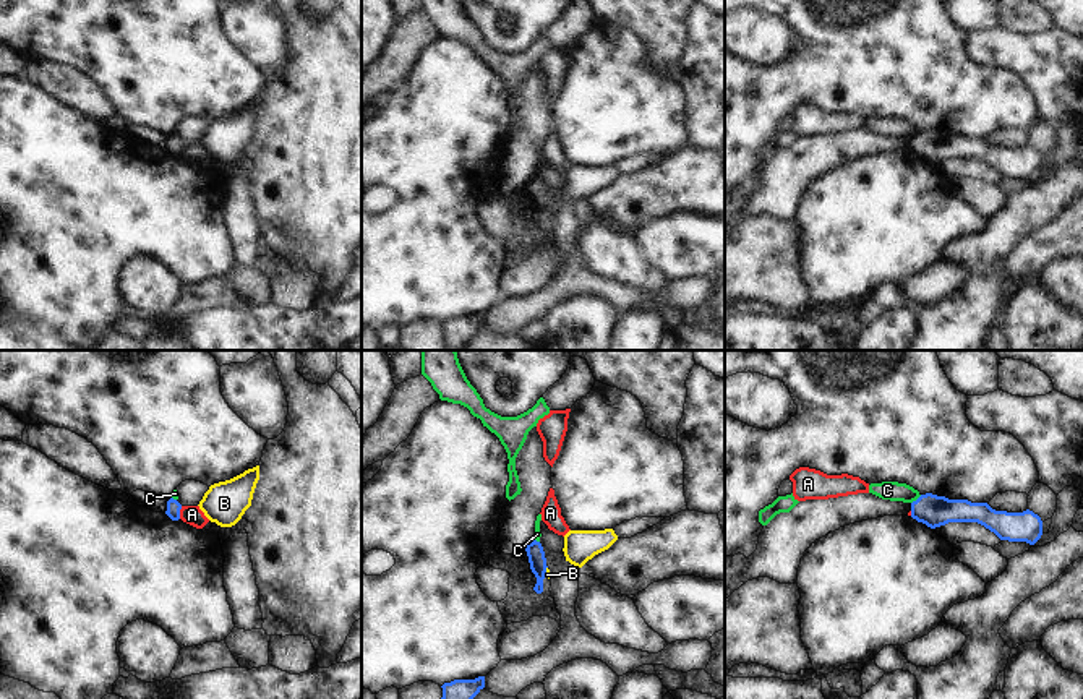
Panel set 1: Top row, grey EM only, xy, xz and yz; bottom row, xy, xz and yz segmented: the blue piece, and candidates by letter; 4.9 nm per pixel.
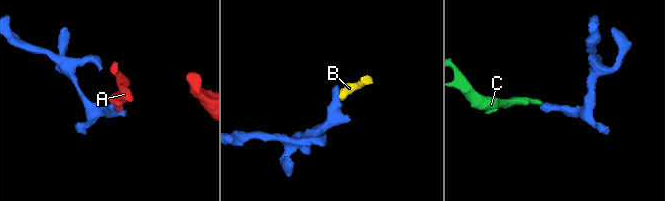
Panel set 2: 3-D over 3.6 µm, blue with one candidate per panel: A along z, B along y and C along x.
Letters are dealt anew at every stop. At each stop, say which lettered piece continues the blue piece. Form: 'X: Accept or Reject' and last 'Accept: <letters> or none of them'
A: Reject
B: Accept
C: Reject
Accept: B.

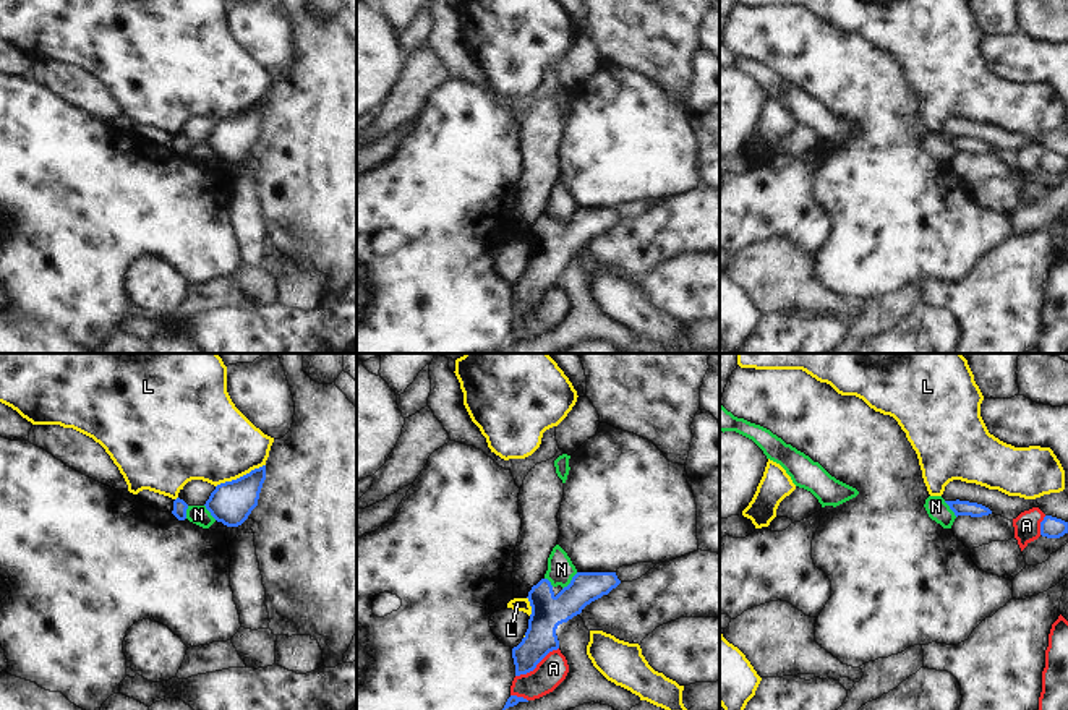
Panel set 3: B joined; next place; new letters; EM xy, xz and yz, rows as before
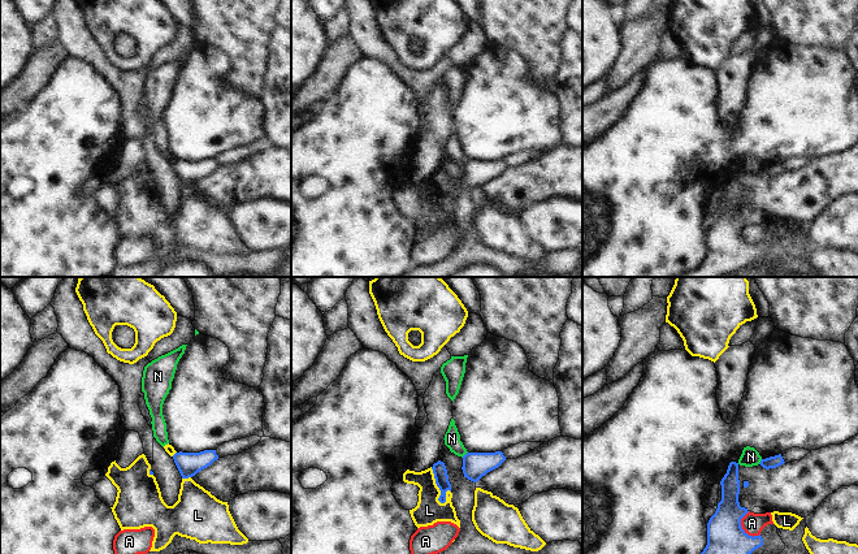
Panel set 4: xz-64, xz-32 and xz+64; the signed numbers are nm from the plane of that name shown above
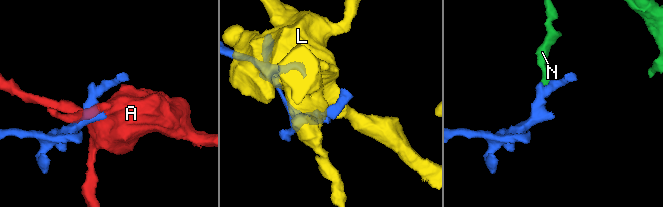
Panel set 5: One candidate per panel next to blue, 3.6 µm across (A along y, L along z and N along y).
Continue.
A: Reject
L: Reject
N: Reject
Accept: none of them.

